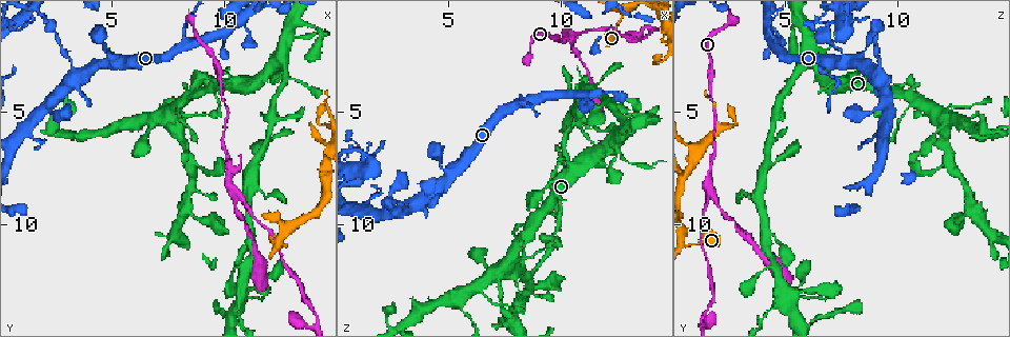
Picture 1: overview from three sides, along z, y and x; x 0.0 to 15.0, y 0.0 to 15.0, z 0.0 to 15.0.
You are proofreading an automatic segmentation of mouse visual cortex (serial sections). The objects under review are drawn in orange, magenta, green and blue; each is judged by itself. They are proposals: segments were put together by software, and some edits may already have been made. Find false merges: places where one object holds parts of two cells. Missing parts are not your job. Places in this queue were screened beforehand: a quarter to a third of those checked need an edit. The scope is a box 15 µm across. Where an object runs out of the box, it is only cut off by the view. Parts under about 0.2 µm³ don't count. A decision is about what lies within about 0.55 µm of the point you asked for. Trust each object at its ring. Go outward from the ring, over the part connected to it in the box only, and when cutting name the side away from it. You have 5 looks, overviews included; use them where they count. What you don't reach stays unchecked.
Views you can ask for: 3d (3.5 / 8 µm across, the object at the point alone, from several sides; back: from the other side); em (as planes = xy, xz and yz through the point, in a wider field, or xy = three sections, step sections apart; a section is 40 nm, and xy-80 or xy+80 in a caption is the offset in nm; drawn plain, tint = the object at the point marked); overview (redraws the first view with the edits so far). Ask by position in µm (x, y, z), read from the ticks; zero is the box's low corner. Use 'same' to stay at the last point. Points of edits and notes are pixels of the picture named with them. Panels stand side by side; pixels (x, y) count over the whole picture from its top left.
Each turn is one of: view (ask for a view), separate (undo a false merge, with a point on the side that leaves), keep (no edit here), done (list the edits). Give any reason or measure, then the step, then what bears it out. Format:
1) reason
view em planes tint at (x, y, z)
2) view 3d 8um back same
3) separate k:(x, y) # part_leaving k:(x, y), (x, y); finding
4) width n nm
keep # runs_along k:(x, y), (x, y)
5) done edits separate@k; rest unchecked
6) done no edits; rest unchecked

three arms meet
view 3d 8um back at (10.5, 8.6, 1.6)

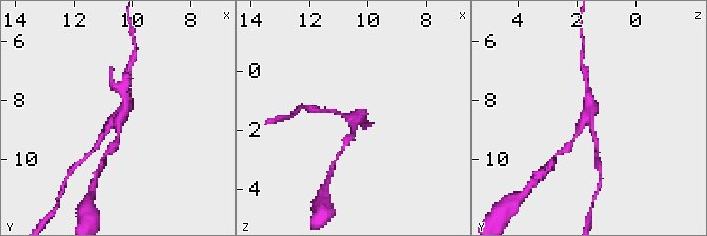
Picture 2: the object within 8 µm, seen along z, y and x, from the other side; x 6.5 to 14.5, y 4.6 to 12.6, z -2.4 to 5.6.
arms 3; arm_widths 150, 150, 300 nm; need the tissue
view em xy step 1 tint at (10.6, 8.7, 1.7)

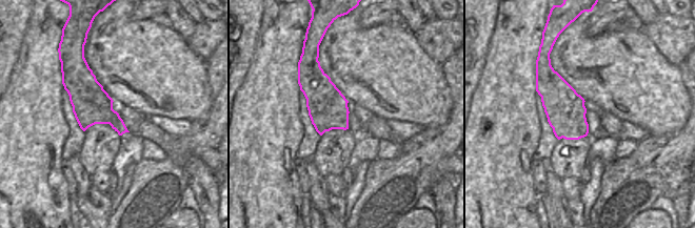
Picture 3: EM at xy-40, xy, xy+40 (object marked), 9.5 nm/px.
width 380 nm
separate 2:(115, 144) # a second cell is stuck on

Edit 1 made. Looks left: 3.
three arms meet
view 3d 3.5um at (10.8, 13.0, 5.1)

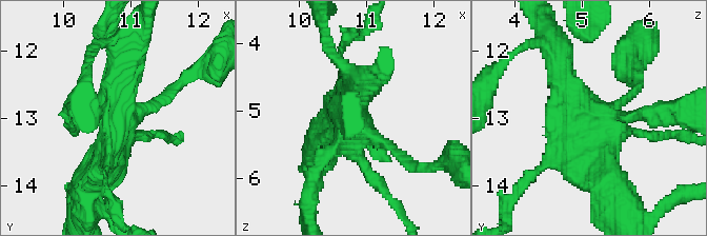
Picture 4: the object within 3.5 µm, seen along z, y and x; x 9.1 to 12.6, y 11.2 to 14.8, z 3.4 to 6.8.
keep # one cell here

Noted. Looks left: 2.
done edits separate@2; rest unchecked

